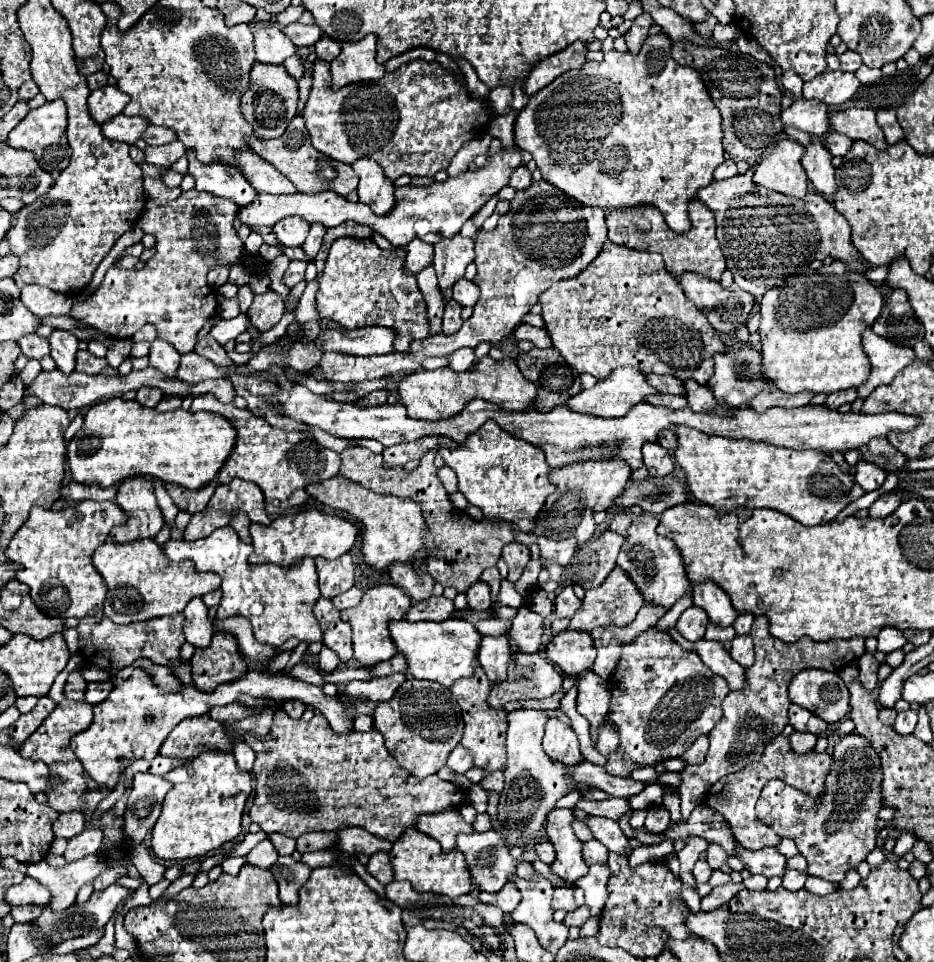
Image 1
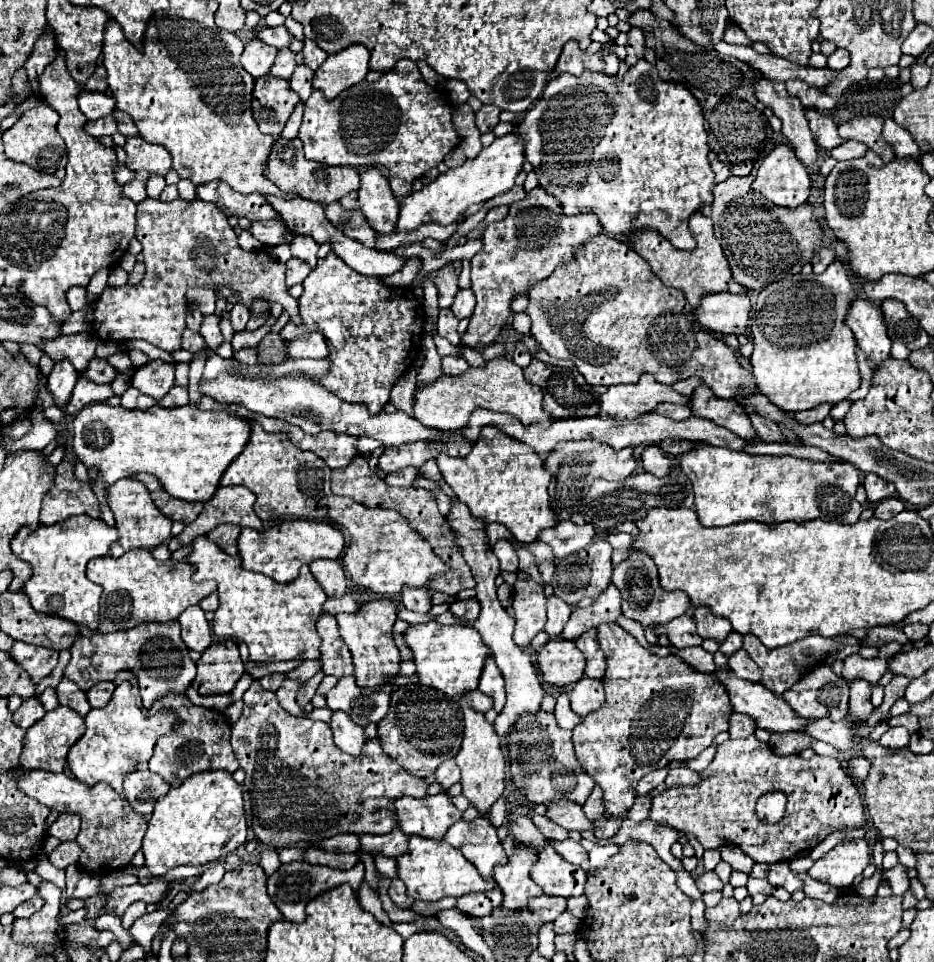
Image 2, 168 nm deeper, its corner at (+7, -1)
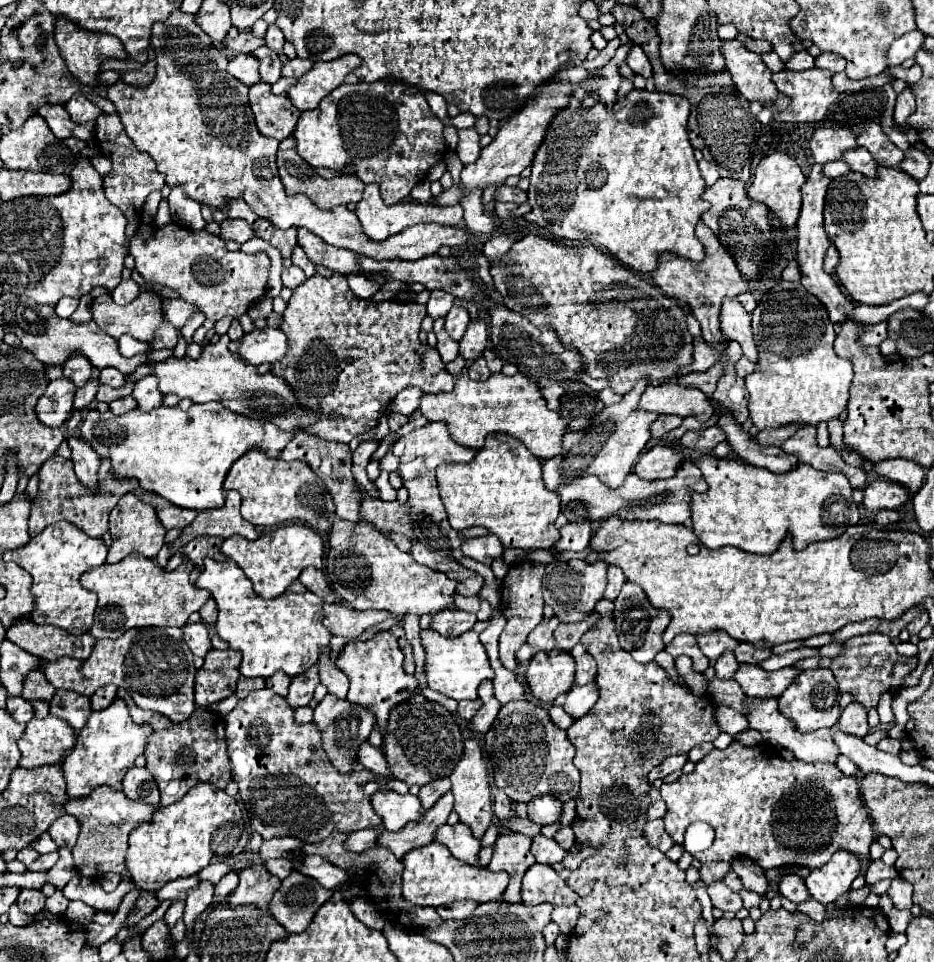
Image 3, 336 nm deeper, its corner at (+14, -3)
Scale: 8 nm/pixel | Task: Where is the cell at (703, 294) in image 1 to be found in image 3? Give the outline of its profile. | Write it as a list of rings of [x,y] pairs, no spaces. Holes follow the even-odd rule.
[[[724,299],[722,311],[720,311],[720,331],[728,341],[738,341],[744,349],[744,355],[756,363],[758,351],[752,339],[750,329],[750,315],[744,311],[744,307],[736,299]]]

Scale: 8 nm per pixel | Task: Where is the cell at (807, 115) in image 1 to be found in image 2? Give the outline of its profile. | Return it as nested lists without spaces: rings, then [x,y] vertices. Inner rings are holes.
[[[805,109],[807,119],[809,119],[809,127],[813,131],[813,139],[817,141],[819,147],[823,147],[825,151],[841,145],[841,137],[837,133],[837,125],[833,123],[833,119],[829,115],[823,115],[815,109]]]

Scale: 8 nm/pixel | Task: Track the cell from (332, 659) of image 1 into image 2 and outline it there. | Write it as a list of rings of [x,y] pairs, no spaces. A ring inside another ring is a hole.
[[[317,659],[317,661],[303,661],[299,667],[295,667],[293,671],[289,671],[287,677],[303,683],[303,681],[307,681],[313,673],[317,673],[319,669],[321,669],[321,667],[319,667],[319,659]]]

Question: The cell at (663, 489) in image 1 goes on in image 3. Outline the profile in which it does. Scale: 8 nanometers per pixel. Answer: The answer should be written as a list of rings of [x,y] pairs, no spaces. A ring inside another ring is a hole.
[[[684,463],[674,477],[646,481],[636,473],[630,473],[622,487],[610,489],[598,477],[586,475],[574,483],[560,485],[558,495],[562,499],[562,513],[572,523],[590,521],[594,525],[606,521],[612,515],[622,519],[658,519],[662,523],[686,523],[690,519],[690,497],[702,489],[702,471],[694,463]]]

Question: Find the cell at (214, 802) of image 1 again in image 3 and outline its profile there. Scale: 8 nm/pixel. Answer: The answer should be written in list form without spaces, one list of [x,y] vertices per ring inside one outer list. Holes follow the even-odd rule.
[[[196,783],[178,803],[168,807],[158,807],[154,819],[150,823],[142,823],[130,833],[130,849],[126,855],[126,867],[132,873],[132,881],[144,891],[156,891],[170,879],[190,877],[210,865],[216,857],[234,857],[248,843],[248,835],[244,833],[244,821],[240,807],[234,797],[230,797],[224,789],[214,787],[214,783]]]

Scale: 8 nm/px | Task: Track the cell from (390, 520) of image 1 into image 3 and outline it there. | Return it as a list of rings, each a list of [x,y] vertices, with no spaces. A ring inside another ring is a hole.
[[[328,513],[330,527],[330,553],[326,557],[326,579],[330,587],[358,611],[366,609],[386,609],[394,615],[414,613],[438,613],[442,609],[454,607],[452,595],[456,593],[456,581],[446,573],[434,571],[426,565],[414,561],[410,553],[398,551],[396,543],[378,531],[372,523],[360,521],[350,523],[338,519],[338,515]]]

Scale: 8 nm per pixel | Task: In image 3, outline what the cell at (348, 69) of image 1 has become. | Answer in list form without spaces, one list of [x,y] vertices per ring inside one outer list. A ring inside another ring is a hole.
[[[342,55],[334,61],[318,61],[308,73],[304,73],[294,87],[288,89],[292,103],[300,111],[310,111],[320,105],[320,101],[344,83],[346,75],[360,67],[358,55]]]

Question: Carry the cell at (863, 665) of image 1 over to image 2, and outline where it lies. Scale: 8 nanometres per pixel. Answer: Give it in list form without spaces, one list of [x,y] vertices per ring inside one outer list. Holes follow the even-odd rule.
[[[863,679],[851,683],[851,699],[849,699],[849,713],[855,721],[867,721],[867,717],[873,713],[871,703],[871,685]]]

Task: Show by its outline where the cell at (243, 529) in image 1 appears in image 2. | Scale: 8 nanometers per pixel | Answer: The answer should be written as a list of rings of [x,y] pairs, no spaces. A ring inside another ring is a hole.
[[[221,525],[217,529],[213,529],[211,533],[207,533],[209,541],[213,541],[215,545],[219,545],[225,553],[229,555],[237,555],[237,537],[239,537],[237,525]]]

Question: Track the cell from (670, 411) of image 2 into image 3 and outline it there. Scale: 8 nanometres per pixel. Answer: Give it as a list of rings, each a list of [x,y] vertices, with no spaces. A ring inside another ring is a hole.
[[[658,415],[658,419],[656,419],[656,421],[652,423],[652,427],[650,427],[652,437],[660,439],[664,433],[668,433],[668,431],[680,427],[682,421],[684,421],[684,419],[678,419],[676,415]]]

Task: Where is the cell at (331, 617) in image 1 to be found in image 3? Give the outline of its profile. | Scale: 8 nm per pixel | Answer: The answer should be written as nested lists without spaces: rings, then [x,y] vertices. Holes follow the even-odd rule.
[[[330,647],[322,649],[322,655],[318,659],[318,667],[320,667],[320,681],[328,687],[328,693],[346,699],[348,693],[348,679],[346,675],[334,665],[334,661],[330,659]]]

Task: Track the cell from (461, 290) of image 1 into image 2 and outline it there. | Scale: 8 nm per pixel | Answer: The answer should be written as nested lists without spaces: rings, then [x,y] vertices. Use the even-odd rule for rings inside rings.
[[[461,289],[455,297],[455,303],[451,307],[453,315],[457,319],[465,319],[465,317],[471,317],[473,315],[473,309],[475,309],[475,295],[471,289]]]

